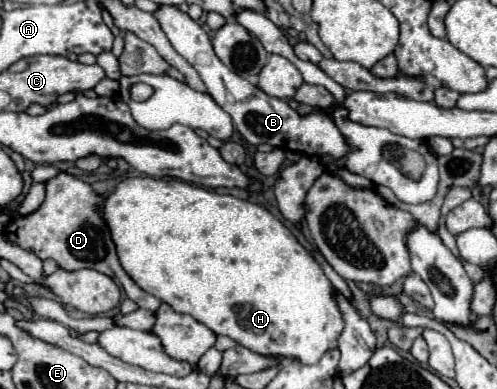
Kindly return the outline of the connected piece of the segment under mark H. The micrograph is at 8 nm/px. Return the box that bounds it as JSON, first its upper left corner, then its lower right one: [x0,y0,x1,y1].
[102,177,344,363]

